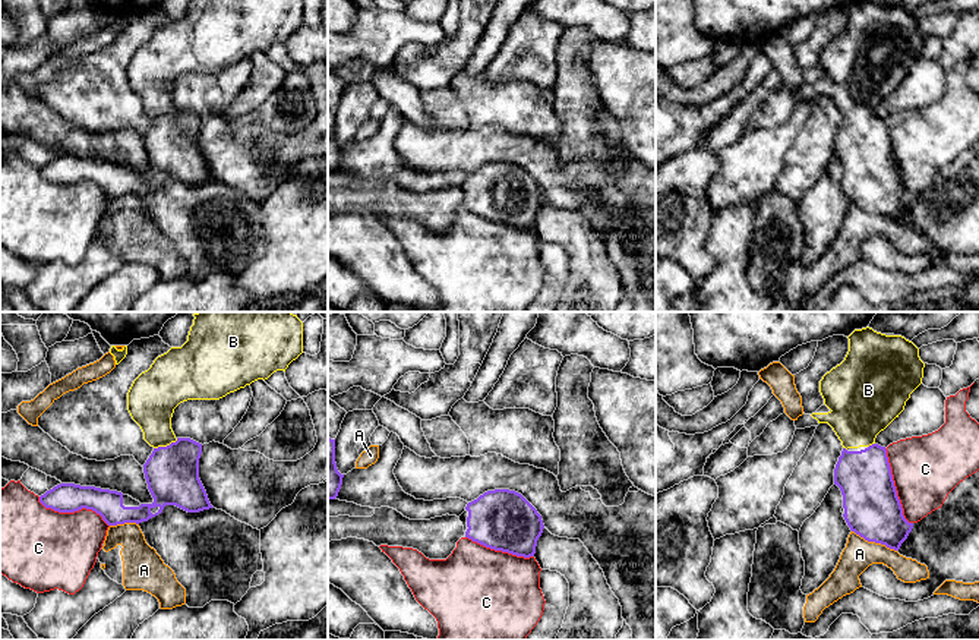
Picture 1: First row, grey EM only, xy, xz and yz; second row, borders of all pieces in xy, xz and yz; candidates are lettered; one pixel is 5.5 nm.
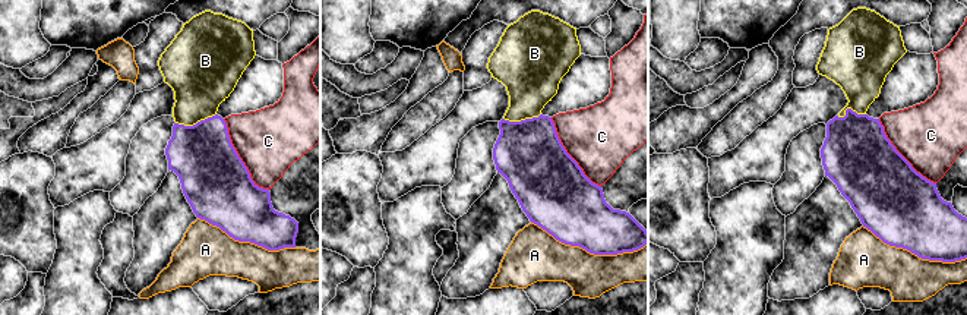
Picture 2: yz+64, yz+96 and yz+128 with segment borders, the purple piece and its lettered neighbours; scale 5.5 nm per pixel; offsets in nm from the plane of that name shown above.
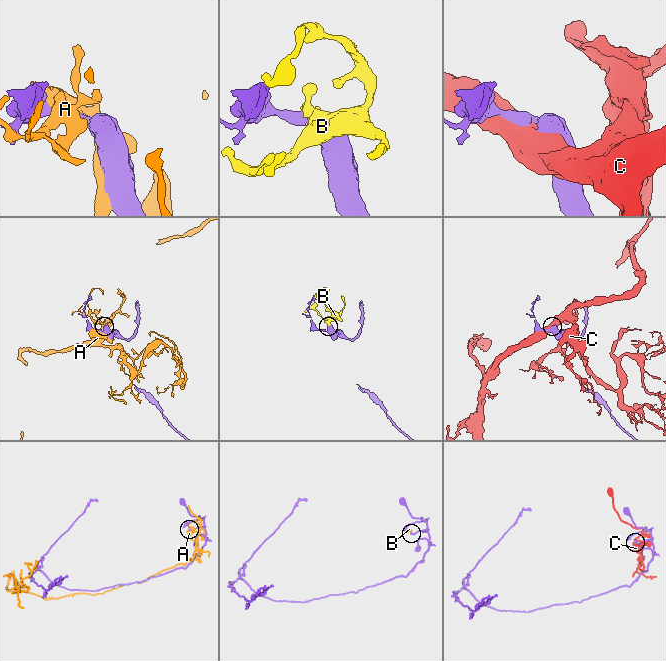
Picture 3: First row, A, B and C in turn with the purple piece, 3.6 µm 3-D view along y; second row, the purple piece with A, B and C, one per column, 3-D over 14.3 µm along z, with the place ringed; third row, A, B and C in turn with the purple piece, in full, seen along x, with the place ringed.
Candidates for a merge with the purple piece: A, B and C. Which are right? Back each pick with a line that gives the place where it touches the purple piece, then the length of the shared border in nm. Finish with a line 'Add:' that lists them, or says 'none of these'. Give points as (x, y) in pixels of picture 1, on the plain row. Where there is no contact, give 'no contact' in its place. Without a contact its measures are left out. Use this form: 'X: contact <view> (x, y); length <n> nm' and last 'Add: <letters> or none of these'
B: contact xy (167, 117); length 150 nm
Add: B

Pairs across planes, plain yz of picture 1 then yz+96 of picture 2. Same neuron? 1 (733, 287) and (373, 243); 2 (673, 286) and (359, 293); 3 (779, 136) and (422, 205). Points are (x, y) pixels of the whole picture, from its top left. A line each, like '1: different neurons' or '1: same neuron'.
1: different neurons
2: different neurons
3: different neurons

